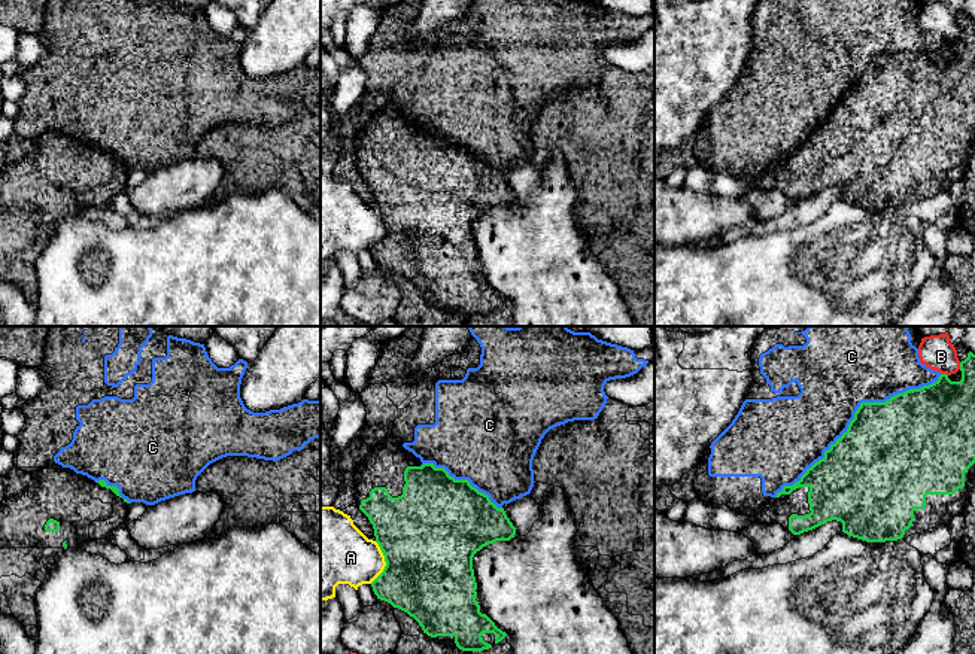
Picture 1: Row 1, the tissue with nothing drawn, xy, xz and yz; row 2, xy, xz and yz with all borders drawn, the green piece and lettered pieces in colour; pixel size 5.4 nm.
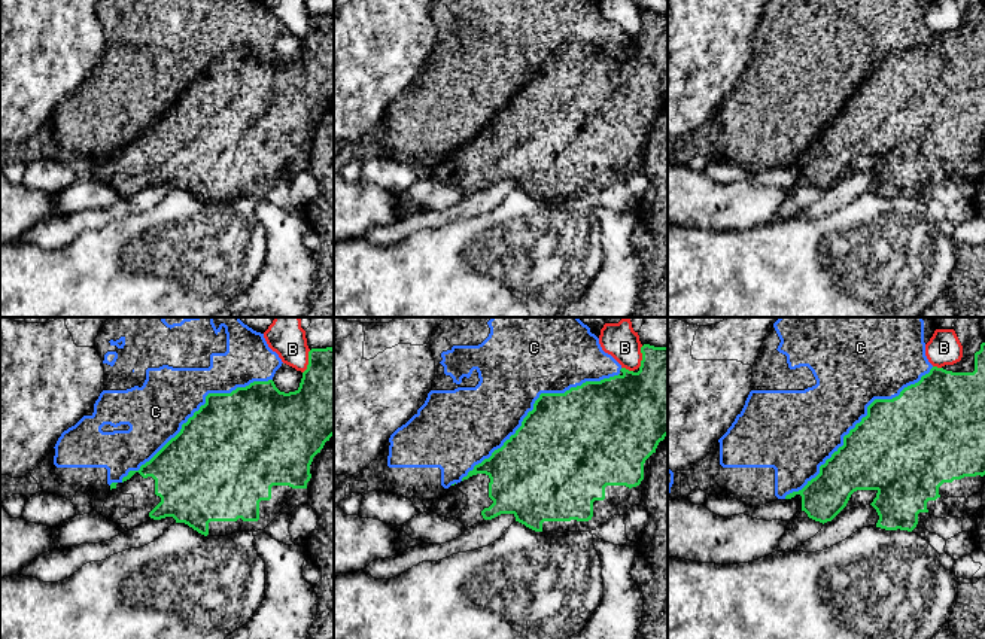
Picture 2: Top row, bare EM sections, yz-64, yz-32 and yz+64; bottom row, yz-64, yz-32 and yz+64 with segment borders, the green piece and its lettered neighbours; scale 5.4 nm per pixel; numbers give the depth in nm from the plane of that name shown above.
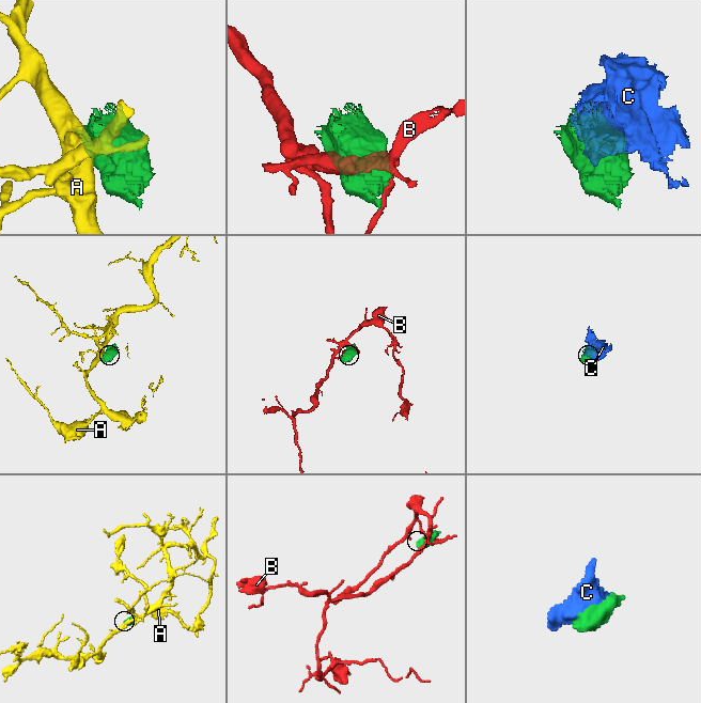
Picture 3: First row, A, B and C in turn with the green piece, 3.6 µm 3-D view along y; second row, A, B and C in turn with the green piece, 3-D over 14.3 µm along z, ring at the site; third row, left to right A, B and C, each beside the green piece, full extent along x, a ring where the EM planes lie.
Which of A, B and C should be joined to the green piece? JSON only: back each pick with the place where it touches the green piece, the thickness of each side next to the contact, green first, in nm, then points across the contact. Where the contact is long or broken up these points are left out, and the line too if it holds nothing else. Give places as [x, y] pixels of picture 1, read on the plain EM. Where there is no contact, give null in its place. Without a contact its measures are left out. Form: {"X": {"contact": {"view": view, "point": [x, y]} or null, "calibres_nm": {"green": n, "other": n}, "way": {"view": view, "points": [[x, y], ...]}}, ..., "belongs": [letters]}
{"belongs": []}

